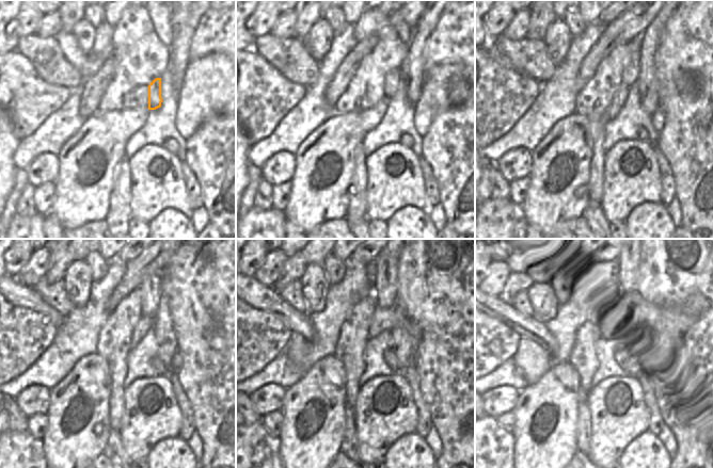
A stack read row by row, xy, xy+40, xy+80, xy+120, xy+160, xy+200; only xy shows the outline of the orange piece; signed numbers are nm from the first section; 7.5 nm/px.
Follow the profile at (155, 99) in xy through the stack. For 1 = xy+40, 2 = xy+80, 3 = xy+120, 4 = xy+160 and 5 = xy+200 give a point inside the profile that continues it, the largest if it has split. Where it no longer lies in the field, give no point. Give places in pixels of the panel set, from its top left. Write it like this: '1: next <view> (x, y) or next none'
1: next xy+40 (392, 78)
2: next xy+80 (630, 73)
3: next xy+120 (149, 289)
4: next xy+160 (386, 262)
5: next xy+200 (620, 263)

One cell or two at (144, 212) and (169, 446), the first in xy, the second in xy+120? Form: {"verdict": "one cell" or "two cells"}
{"verdict": "two cells"}

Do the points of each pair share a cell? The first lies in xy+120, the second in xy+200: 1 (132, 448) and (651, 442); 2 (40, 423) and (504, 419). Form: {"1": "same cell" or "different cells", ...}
{"1": "different cells", "2": "same cell"}

